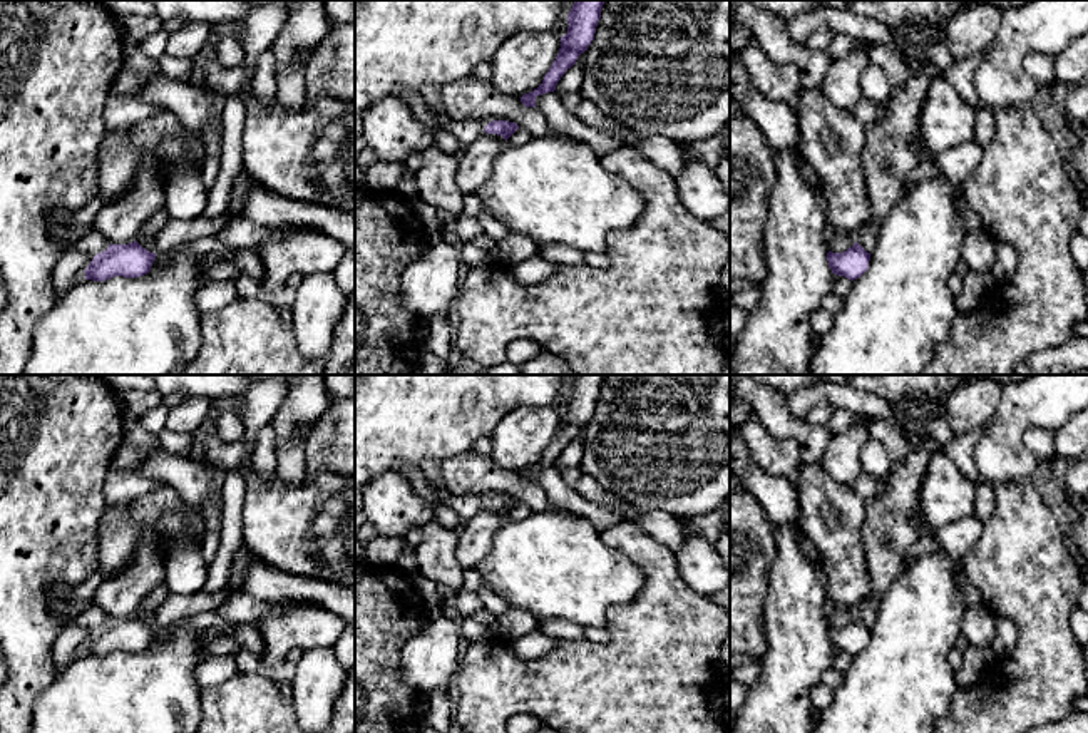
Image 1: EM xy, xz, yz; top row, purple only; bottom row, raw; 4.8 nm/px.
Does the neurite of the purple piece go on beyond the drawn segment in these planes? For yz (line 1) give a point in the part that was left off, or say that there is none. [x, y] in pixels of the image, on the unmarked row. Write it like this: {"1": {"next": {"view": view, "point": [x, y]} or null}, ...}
{"1": {"next": null}}

